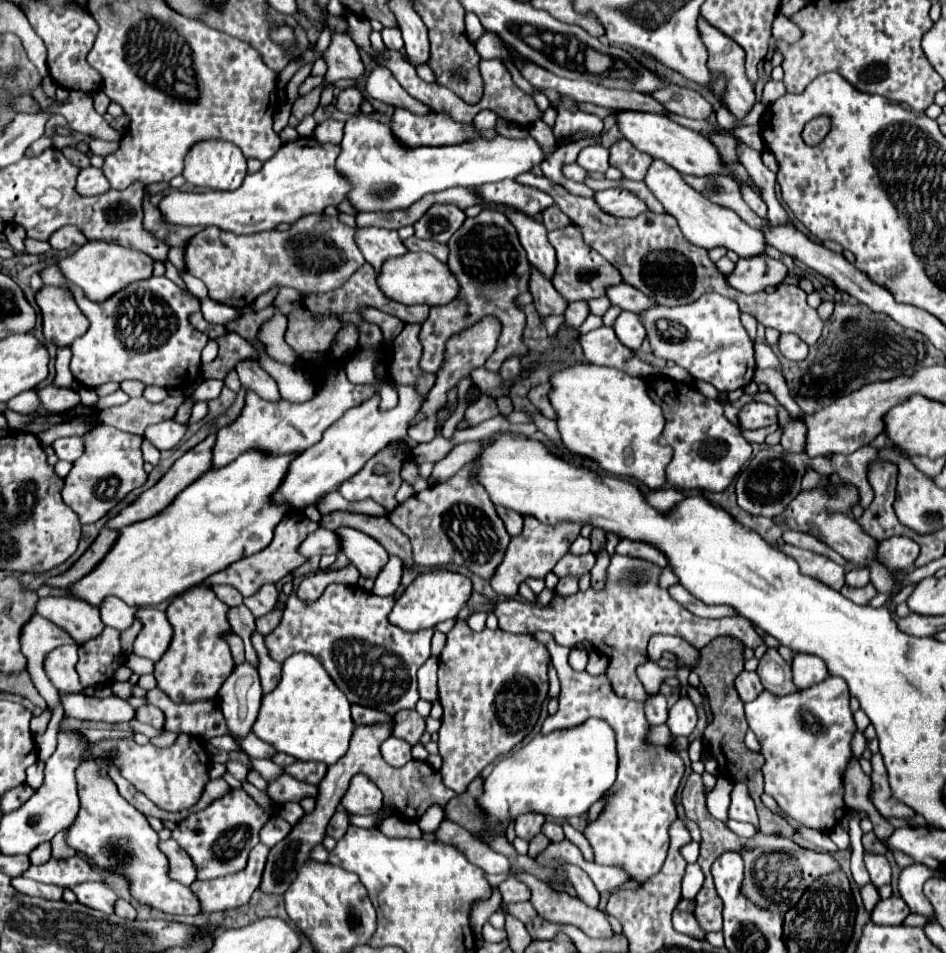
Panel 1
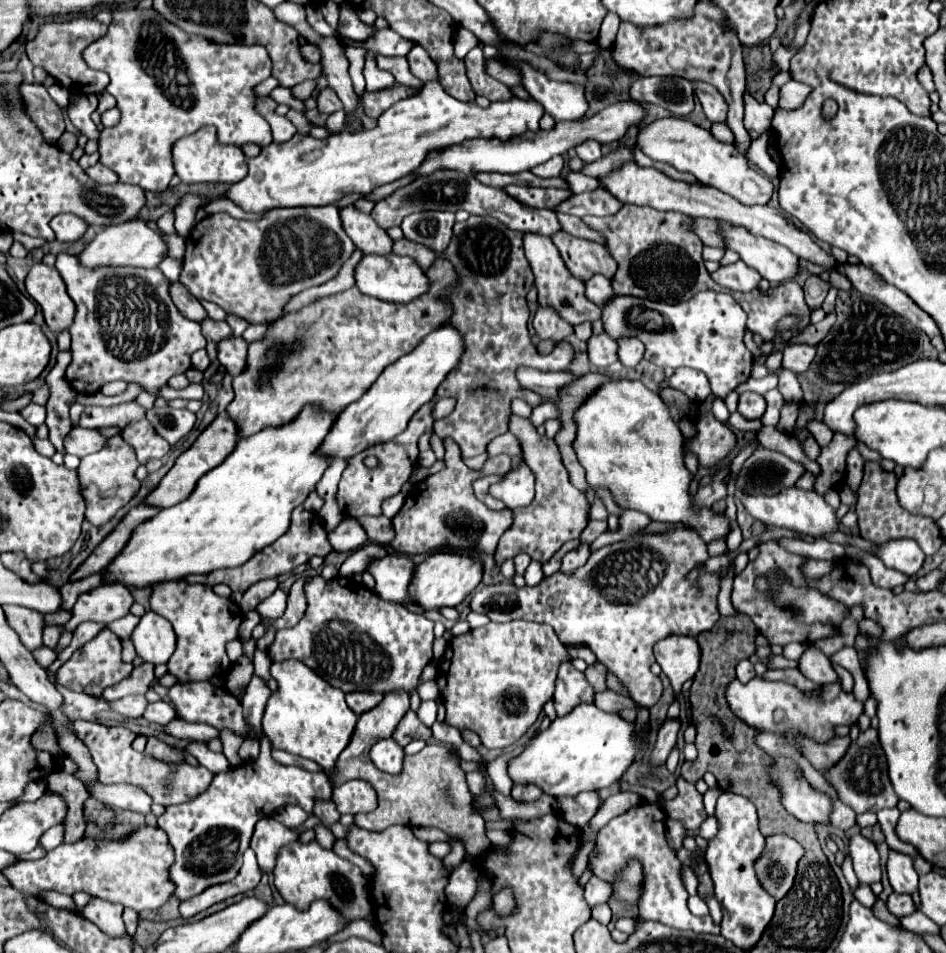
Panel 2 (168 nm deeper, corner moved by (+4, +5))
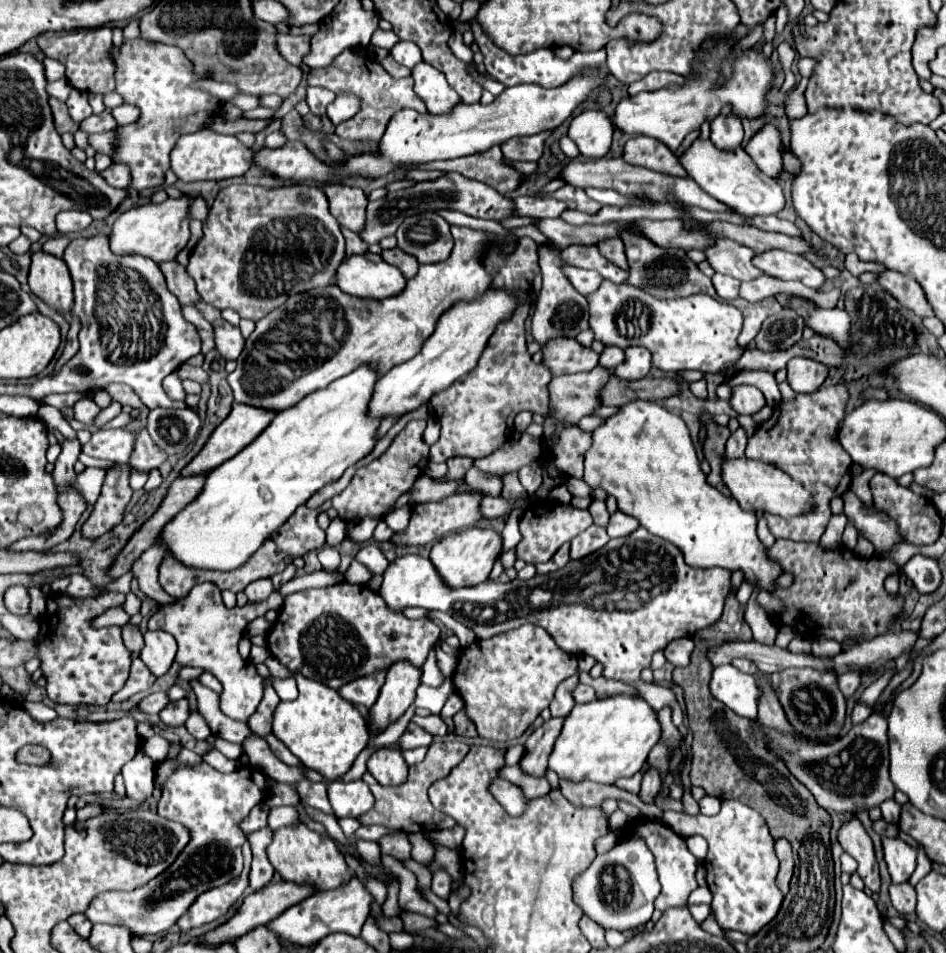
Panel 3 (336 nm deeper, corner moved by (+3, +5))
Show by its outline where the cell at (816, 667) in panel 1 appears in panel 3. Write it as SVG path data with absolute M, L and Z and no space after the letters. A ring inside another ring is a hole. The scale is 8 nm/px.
M846 672L846 674L838 676L838 688L844 696L852 696L854 690L858 688L858 684L860 684L860 674L858 672Z

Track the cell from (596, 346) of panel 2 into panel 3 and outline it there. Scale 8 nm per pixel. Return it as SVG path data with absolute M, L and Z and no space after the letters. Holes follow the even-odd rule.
M604 346L602 354L600 354L600 366L604 368L616 368L620 362L624 360L624 350L622 348L614 348L614 346Z

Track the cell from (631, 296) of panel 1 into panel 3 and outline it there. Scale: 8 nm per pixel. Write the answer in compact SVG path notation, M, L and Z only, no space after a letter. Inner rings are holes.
M564 264L564 274L568 276L568 280L572 282L572 286L582 294L582 296L588 296L592 292L596 292L602 284L602 276L598 276L598 272L594 270L578 270L574 266L566 266Z

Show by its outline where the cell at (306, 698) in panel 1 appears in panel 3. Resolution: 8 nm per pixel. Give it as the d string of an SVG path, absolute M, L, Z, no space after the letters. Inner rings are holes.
M272 656L264 662L274 678L294 678L298 682L298 698L292 702L280 702L274 710L272 734L286 744L286 748L302 760L302 764L310 770L320 772L328 780L336 780L346 774L356 760L356 756L366 748L370 740L370 732L362 714L346 702L336 690L326 688L314 680L306 680L304 676L296 676L296 672L288 672L278 660Z

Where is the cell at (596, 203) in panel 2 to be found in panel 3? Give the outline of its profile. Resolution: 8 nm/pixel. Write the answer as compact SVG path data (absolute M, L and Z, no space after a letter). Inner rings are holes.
M518 196L514 198L516 214L530 218L560 218L566 208L560 200L554 198L534 198L534 196Z

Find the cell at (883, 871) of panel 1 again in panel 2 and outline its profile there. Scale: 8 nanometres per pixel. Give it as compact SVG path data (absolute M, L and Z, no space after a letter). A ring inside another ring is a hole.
M861 834L851 836L849 838L849 856L853 860L855 874L863 884L873 884L873 882L881 880L879 852L871 840L867 840Z

